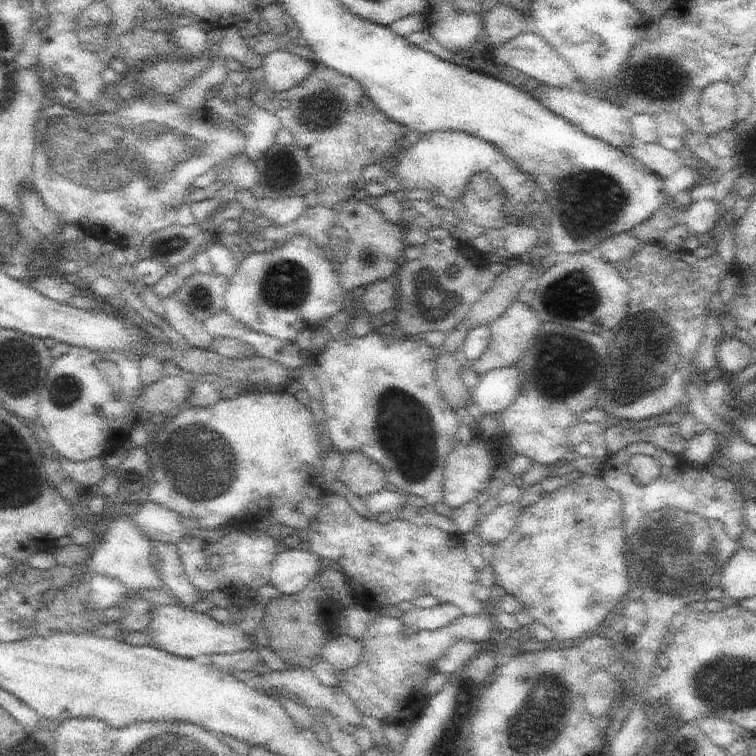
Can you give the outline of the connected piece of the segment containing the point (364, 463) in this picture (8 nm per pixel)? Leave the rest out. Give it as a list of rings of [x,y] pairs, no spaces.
[[[360,449],[345,456],[339,480],[364,500],[367,496],[390,487],[386,471],[380,463]]]

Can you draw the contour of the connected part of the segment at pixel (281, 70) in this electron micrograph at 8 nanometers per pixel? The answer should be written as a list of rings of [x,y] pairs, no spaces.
[[[285,48],[265,56],[262,67],[265,72],[263,87],[283,93],[304,82],[317,67],[317,62]]]

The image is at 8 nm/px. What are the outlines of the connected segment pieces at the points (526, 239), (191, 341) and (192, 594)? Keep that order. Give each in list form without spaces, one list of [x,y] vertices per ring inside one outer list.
[[[523,223],[507,224],[499,229],[487,229],[486,237],[494,250],[505,248],[514,258],[530,254],[532,250],[541,247],[536,228]]]
[[[170,298],[163,303],[163,307],[164,318],[178,334],[182,334],[192,349],[201,351],[211,348],[213,336],[206,330],[204,322],[188,312],[186,305],[176,298]]]
[[[152,541],[151,545],[162,557],[163,565],[159,573],[165,586],[181,605],[194,609],[200,599],[204,598],[204,592],[200,592],[186,576],[179,550],[174,545],[160,541]]]

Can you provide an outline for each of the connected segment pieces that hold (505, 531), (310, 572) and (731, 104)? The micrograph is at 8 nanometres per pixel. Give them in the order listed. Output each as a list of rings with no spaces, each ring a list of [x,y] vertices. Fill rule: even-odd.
[[[520,503],[498,505],[479,520],[478,534],[486,544],[498,544],[518,526],[524,507]]]
[[[296,547],[278,553],[271,570],[270,584],[282,595],[291,595],[304,587],[325,567],[324,562],[312,551]]]
[[[718,81],[702,91],[699,113],[708,140],[720,131],[736,130],[738,127],[736,112],[743,101],[735,90],[734,83]]]

